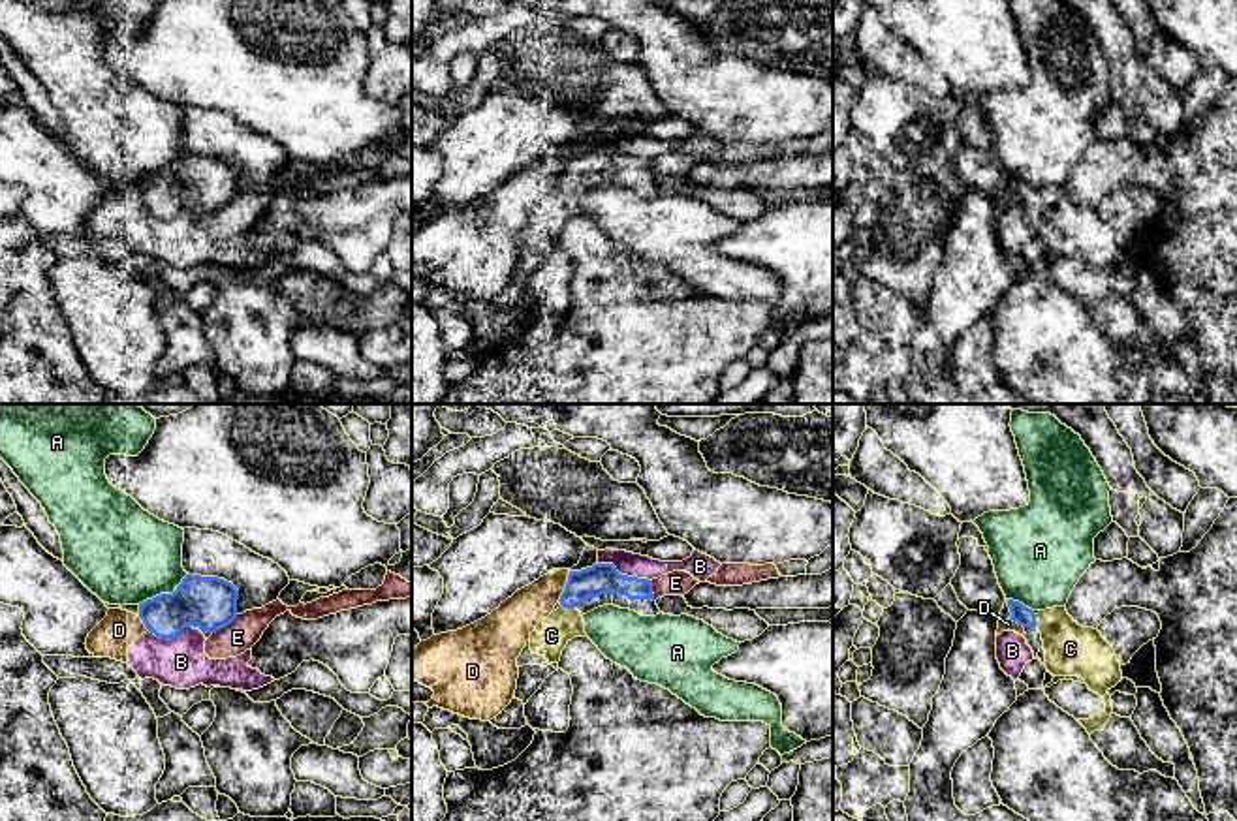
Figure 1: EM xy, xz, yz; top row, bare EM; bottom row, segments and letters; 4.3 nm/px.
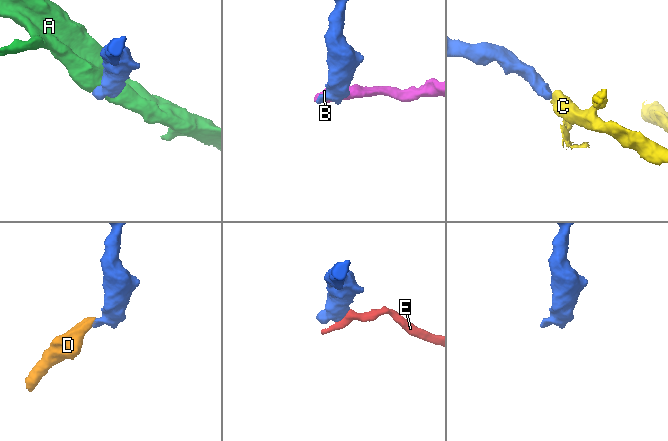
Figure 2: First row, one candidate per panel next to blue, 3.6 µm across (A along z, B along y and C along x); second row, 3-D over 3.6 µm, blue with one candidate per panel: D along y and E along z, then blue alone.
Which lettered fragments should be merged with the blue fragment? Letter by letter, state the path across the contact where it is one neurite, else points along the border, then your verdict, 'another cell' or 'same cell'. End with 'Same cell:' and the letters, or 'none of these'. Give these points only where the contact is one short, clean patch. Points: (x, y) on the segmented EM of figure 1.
A: another cell
B: border xz (598, 562), (610, 562), (625, 575), (647, 577), (651, 581); another cell
C: same cell
D: another cell
E: border xy (237, 615), (213, 634); another cell
Same cell: C

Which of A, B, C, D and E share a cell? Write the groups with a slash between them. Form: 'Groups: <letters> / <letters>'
Groups: A / B D / C / E

